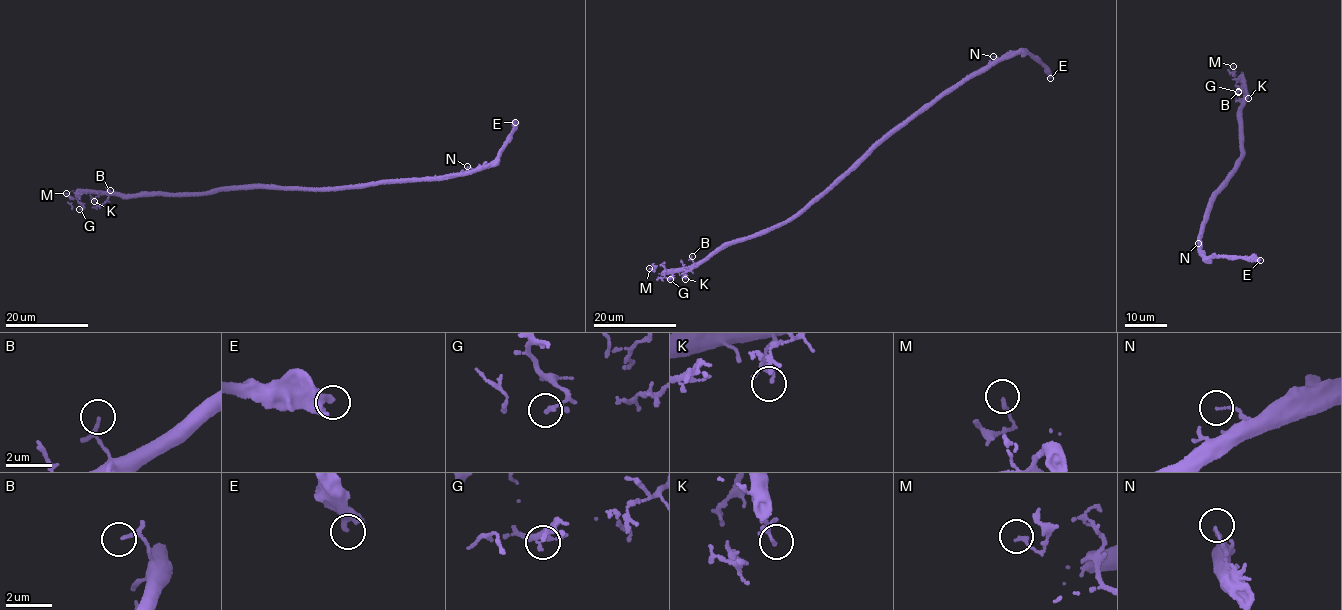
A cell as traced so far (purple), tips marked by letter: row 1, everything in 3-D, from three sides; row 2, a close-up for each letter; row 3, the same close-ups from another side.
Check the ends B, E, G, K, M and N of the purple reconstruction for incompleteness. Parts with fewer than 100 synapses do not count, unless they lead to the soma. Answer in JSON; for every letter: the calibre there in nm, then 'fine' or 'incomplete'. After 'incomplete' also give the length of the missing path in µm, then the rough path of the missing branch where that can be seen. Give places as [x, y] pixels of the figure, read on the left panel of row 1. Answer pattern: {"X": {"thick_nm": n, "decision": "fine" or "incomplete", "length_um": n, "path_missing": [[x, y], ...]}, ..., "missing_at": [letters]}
{"B": {"thick_nm": 110, "decision": "fine"}, "E": {"thick_nm": 300, "decision": "incomplete", "length_um": 20, "path_missing": [[515, 122], [521, 116], [519, 109], [500, 80], [493, 86]]}, "G": {"thick_nm": 170, "decision": "fine"}, "K": {"thick_nm": 90, "decision": "fine"}, "M": {"thick_nm": 140, "decision": "fine"}, "N": {"thick_nm": 90, "decision": "fine"}, "missing_at": ["E"]}

